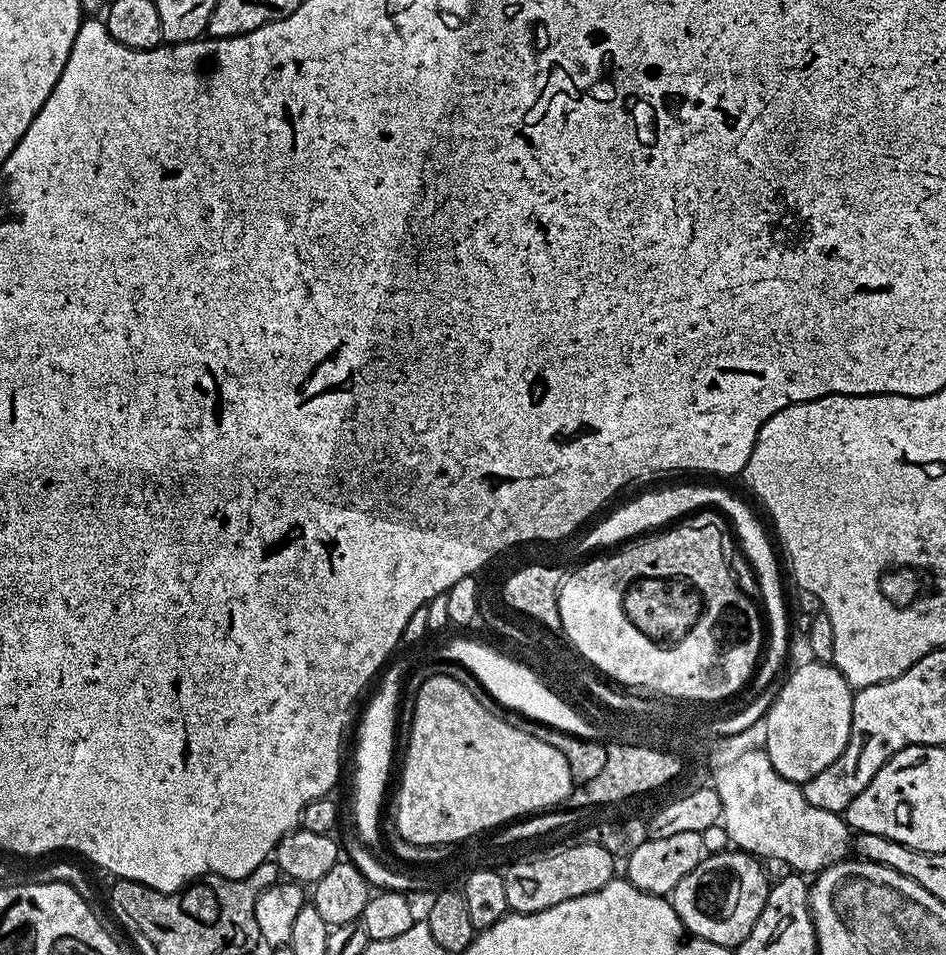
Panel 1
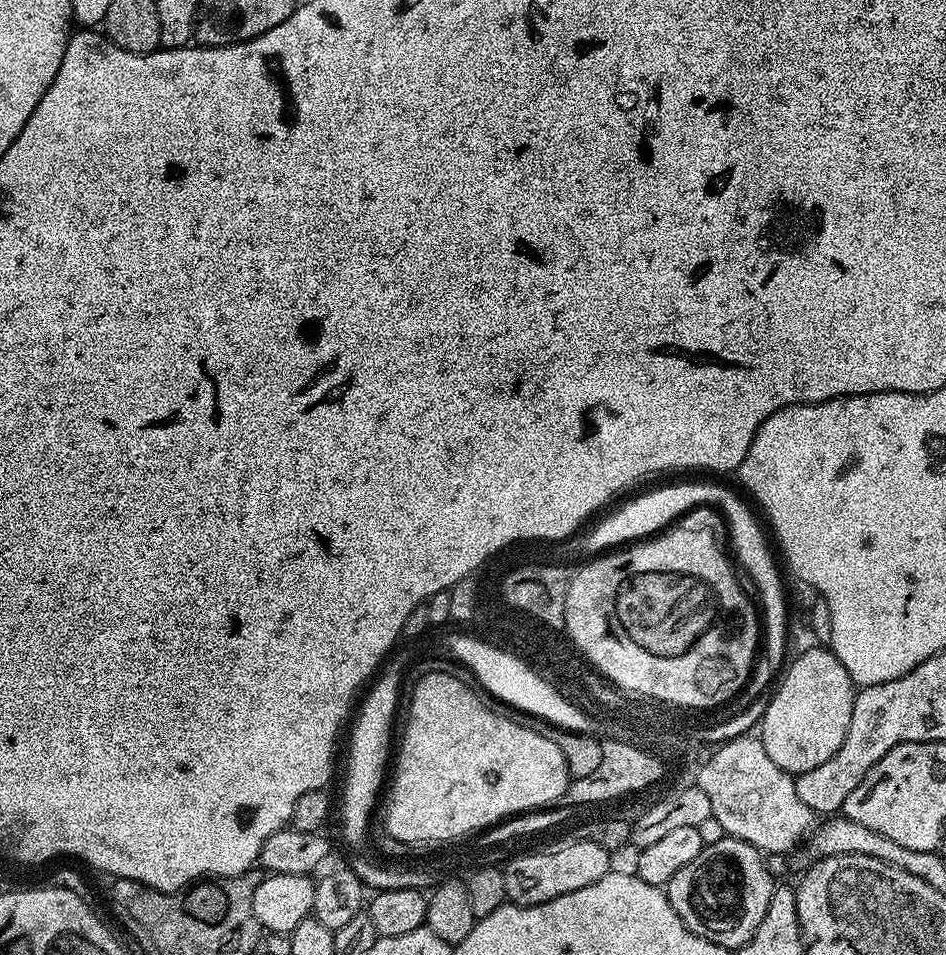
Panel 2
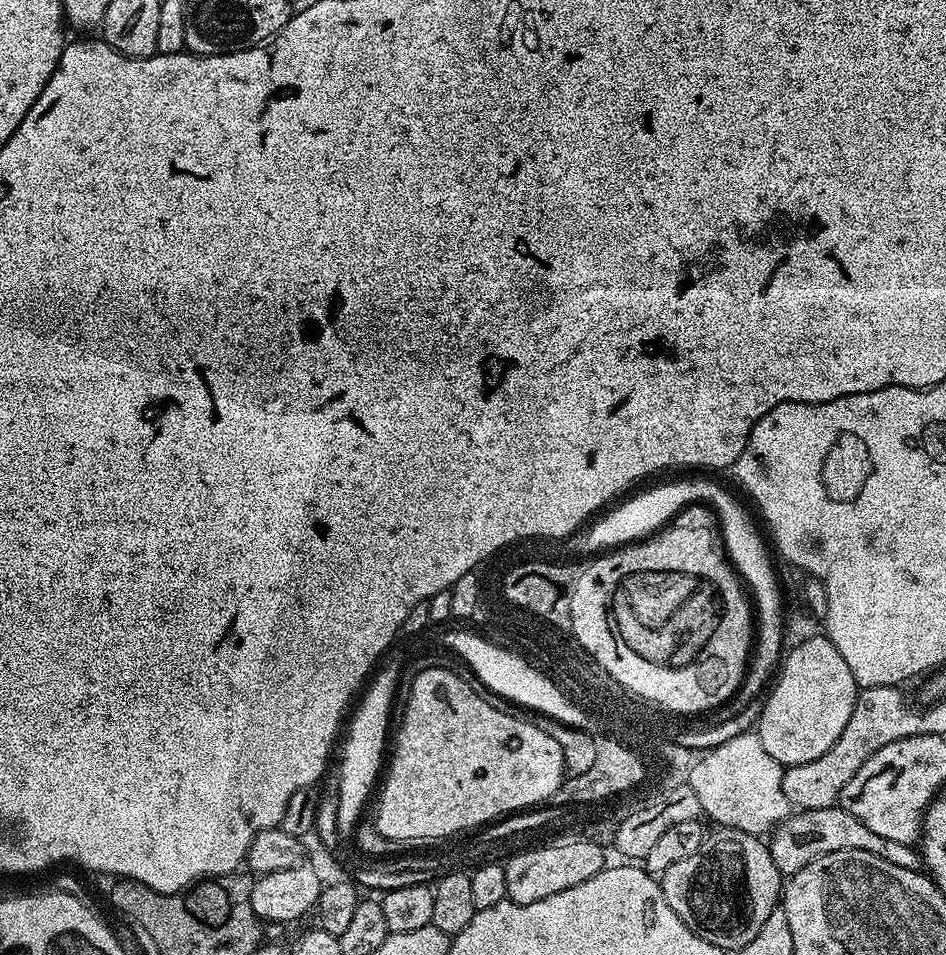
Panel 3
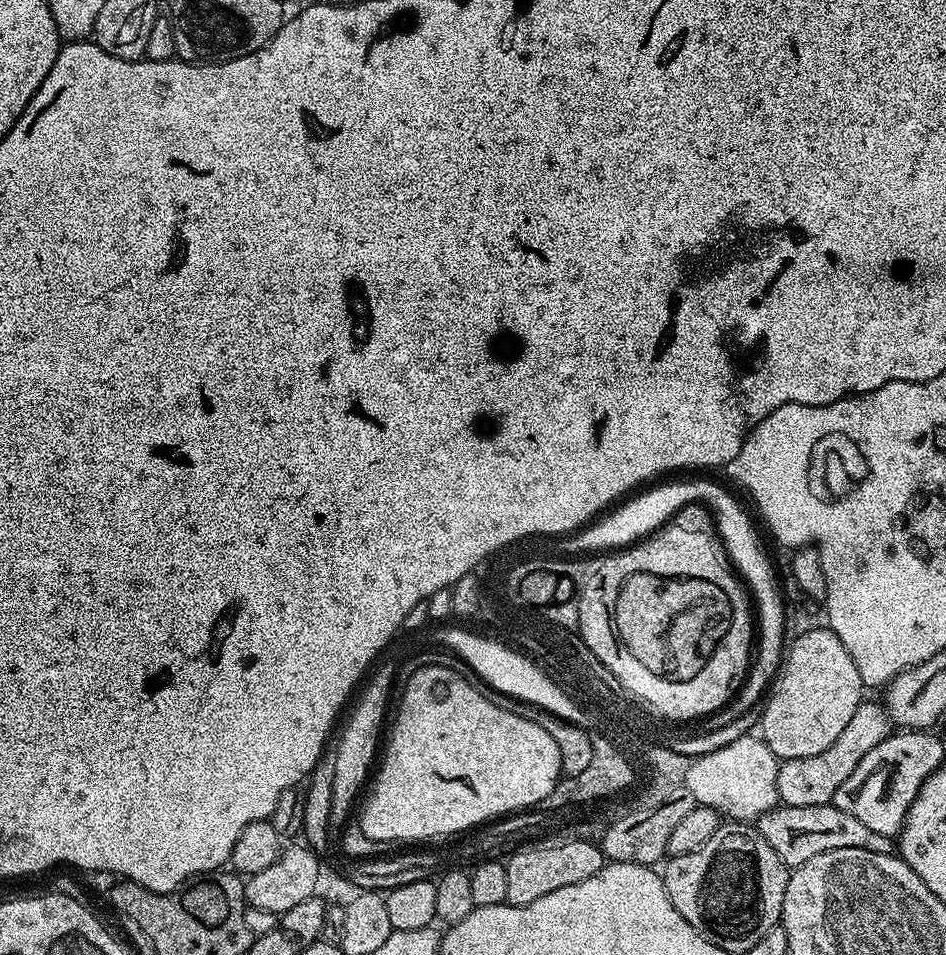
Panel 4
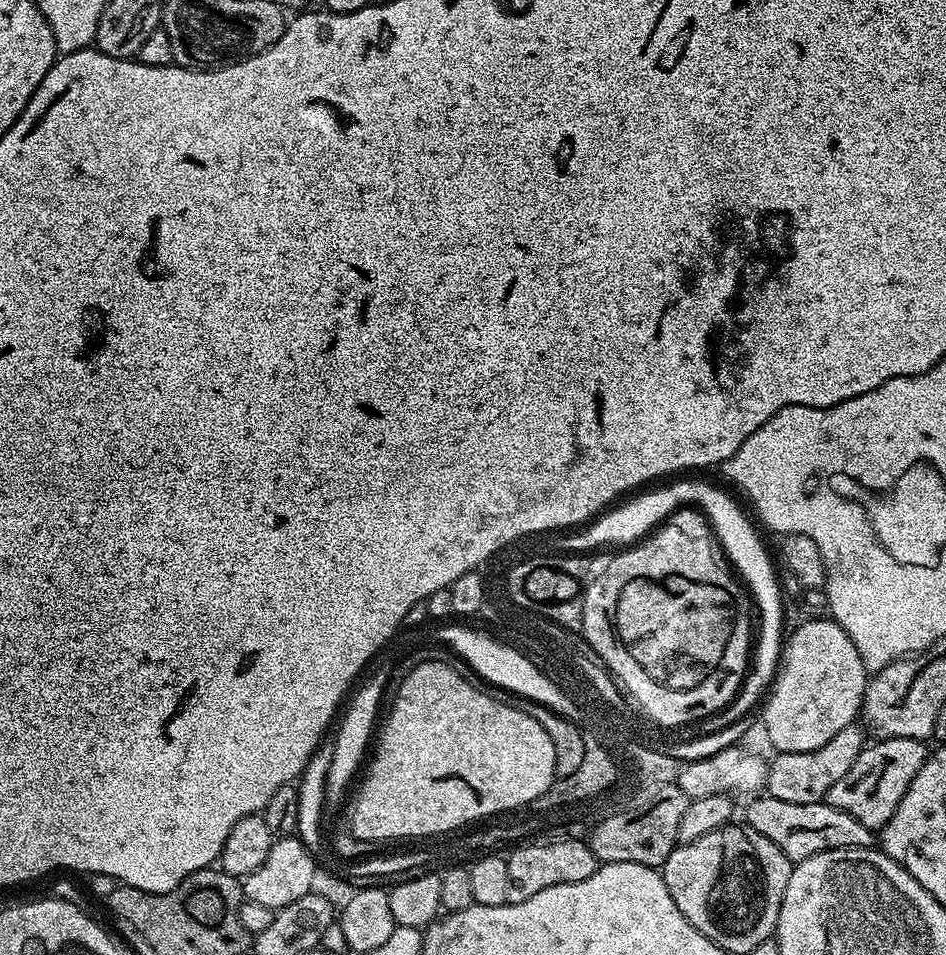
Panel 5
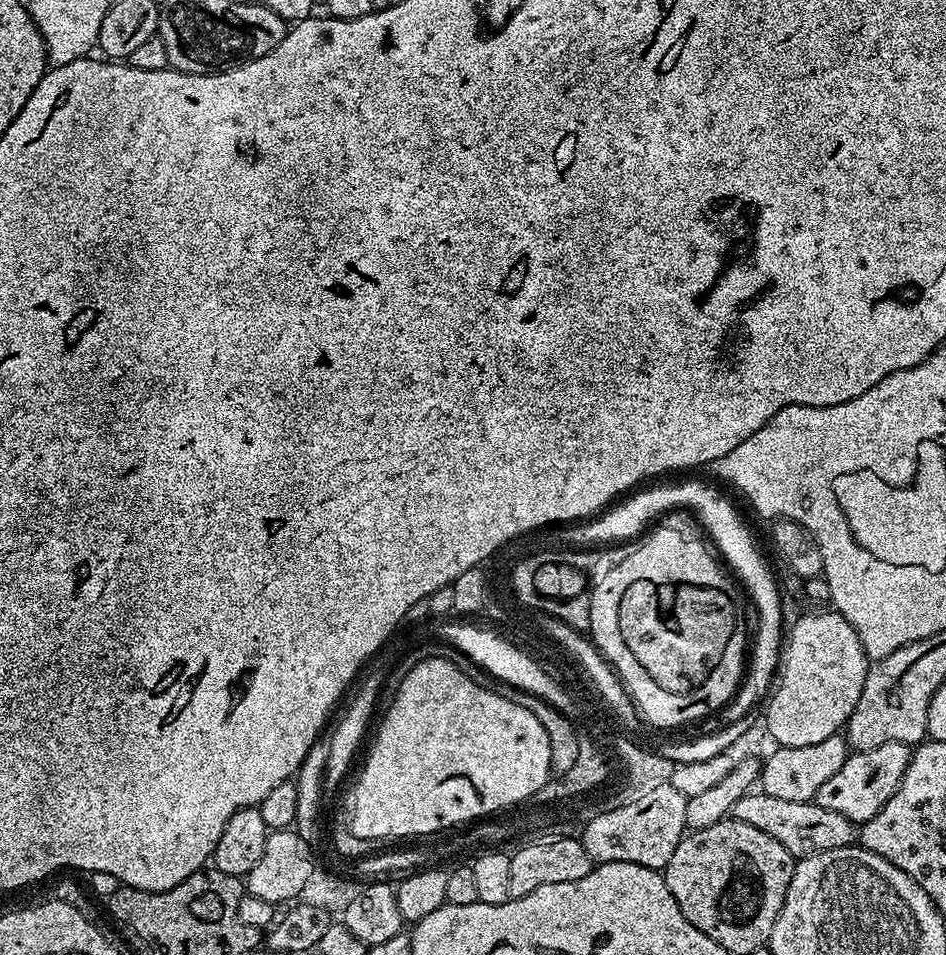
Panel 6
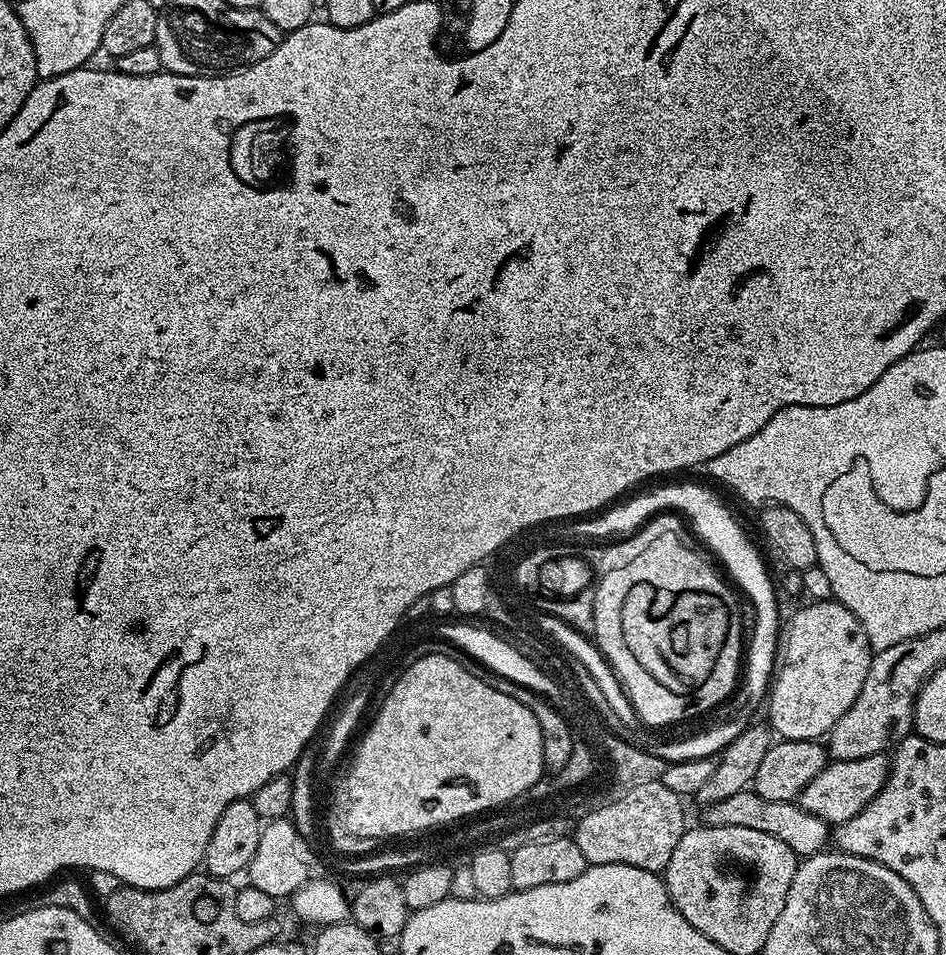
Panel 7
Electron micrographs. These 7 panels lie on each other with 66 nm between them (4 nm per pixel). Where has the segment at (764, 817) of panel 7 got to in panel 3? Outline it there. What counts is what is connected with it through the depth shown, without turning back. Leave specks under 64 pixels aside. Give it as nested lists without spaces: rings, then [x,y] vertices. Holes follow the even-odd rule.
[[[839,806],[822,810],[797,811],[789,815],[770,836],[770,851],[781,877],[784,878],[802,870],[802,866],[814,862],[822,854],[855,848],[866,850],[870,854],[878,854],[878,858],[886,858],[886,862],[894,862],[894,866],[902,866],[915,872],[921,871],[922,868],[922,857],[913,845],[894,842],[890,838],[874,834],[874,830],[869,830],[864,823],[858,822],[854,814]]]

